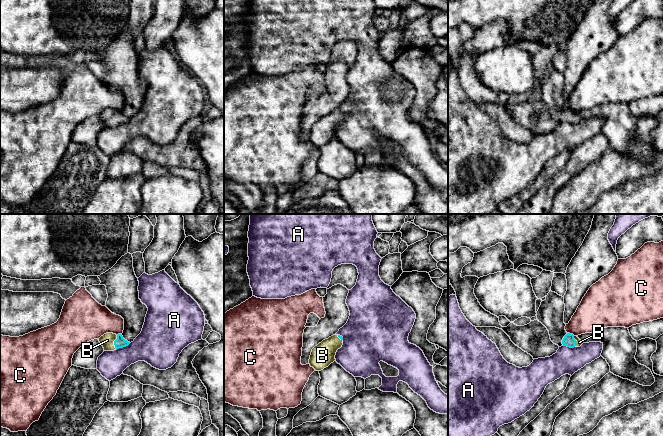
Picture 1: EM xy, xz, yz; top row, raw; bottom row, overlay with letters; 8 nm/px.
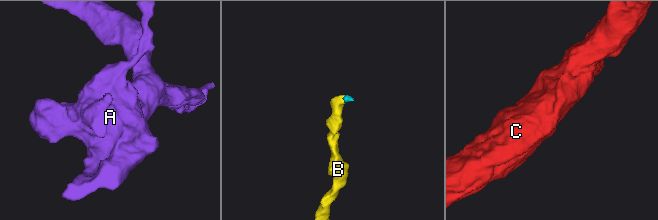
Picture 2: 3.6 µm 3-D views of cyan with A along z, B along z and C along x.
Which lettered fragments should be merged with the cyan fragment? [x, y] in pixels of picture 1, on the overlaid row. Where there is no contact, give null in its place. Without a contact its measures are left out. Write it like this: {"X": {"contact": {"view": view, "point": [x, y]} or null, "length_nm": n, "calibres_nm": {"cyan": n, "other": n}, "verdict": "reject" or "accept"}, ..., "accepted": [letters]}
{"A": {"contact": {"view": "xy", "point": [123, 346]}, "length_nm": 130, "calibres_nm": {"cyan": 90, "other": 300}, "verdict": "reject"}, "B": {"contact": {"view": "xy", "point": [114, 342]}, "length_nm": 120, "calibres_nm": {"cyan": 90, "other": 110}, "verdict": "accept"}, "C": {"contact": {"view": "yz", "point": [571, 334]}, "length_nm": 60, "calibres_nm": {"cyan": 90, "other": 260}, "verdict": "reject"}, "accepted": ["B"]}

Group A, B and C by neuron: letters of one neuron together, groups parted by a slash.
A / B / C

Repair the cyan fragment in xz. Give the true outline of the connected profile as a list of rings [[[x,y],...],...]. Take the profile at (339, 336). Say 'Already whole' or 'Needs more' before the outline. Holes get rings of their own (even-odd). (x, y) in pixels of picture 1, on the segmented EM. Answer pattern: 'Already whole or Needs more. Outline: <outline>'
Needs more. Outline: [[[333,335],[328,339],[323,340],[312,349],[309,364],[316,371],[321,371],[336,361],[335,355],[338,349],[343,345],[343,337]]]

